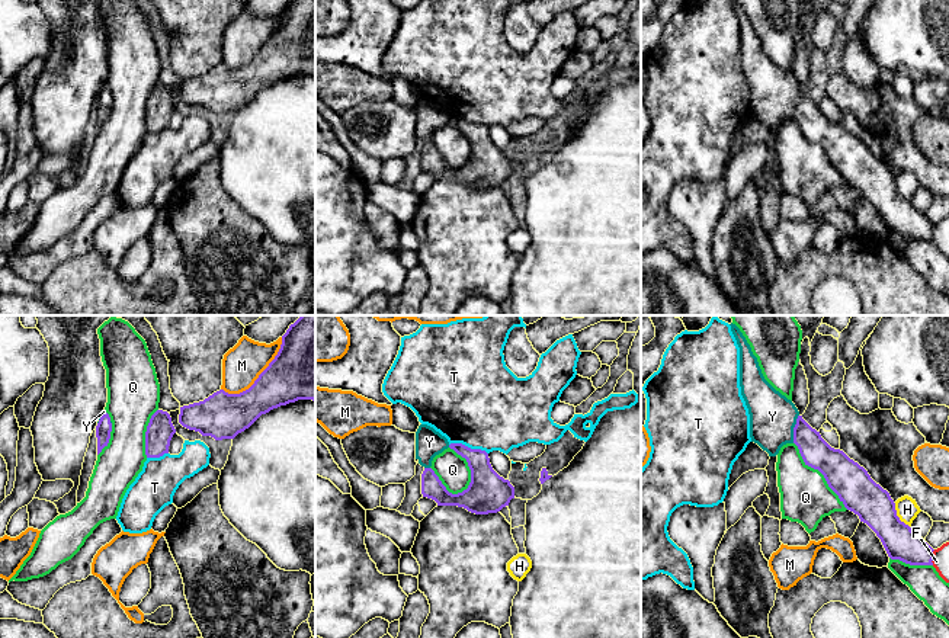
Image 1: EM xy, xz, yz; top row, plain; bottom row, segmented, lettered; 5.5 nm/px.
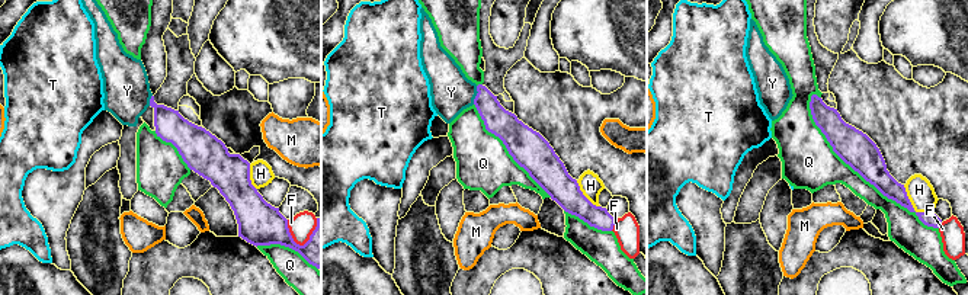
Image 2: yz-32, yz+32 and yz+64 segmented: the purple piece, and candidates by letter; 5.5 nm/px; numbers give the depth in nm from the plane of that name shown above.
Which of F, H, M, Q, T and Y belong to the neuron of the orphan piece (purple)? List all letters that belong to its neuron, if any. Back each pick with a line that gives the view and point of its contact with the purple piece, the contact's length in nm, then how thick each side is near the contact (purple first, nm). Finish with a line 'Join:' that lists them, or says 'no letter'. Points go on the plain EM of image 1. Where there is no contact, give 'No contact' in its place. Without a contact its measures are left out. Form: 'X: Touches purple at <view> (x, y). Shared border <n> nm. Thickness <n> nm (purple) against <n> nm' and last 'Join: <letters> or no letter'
Y: Touches purple at yz (794, 103). Shared border 160 nm. Thickness 160 nm (purple) against 260 nm
Join: Y

